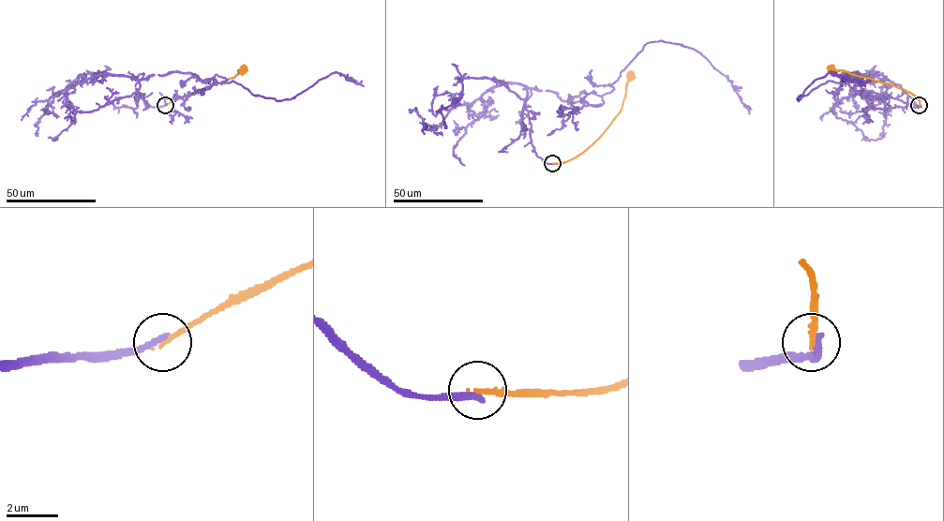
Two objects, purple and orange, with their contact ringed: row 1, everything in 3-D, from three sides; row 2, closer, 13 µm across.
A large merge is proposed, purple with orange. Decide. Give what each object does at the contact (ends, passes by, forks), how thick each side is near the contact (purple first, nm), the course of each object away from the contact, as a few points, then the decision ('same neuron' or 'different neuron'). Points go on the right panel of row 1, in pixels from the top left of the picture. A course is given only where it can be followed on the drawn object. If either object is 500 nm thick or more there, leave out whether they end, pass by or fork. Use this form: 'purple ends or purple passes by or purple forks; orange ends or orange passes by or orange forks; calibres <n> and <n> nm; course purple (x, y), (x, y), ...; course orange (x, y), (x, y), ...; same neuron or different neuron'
purple ends; orange ends; calibres 280 and 190 nm; course purple (920, 105), (855, 91), (844, 81), (857, 71), (861, 81), (829, 81), (797, 98), (828, 73), (869, 81); course orange (920, 105), (920, 101), (906, 90), (844, 70), (833, 73), (831, 70); different neuron

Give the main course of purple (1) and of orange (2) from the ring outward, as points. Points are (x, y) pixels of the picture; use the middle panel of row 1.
1: (552, 163), (531, 145), (527, 87), (600, 106), (602, 96), (649, 42), (700, 52), (731, 82), (749, 113)
2: (552, 163), (575, 157), (603, 133), (621, 110), (630, 76)

